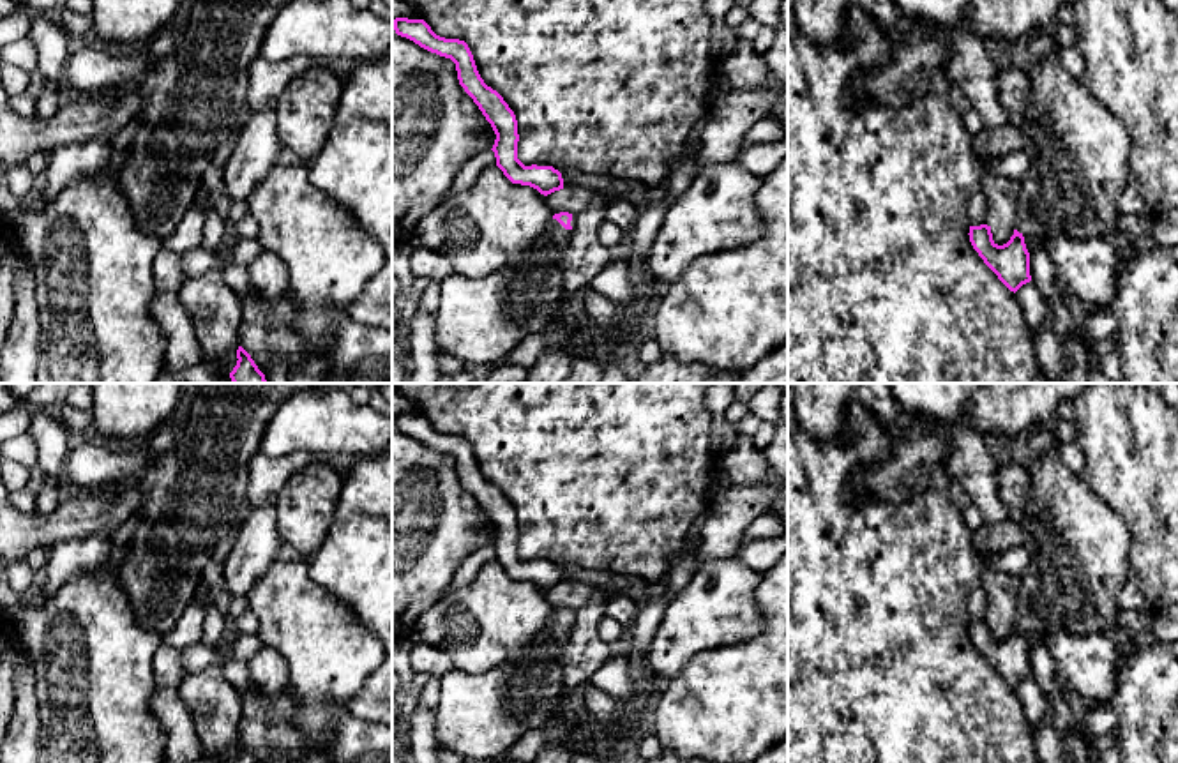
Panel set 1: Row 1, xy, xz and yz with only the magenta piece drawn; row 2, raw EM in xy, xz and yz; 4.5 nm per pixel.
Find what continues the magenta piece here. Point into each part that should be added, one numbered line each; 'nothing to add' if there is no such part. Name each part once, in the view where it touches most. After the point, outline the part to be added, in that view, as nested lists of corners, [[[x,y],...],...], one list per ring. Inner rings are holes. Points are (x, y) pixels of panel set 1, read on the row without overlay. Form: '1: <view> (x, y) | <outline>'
1: xz (479, 716) | [[[556,615],[530,645],[484,673],[452,669],[440,676],[436,705],[436,749],[457,754],[464,763],[495,763],[528,731],[546,724],[565,696],[560,653],[570,636]]]

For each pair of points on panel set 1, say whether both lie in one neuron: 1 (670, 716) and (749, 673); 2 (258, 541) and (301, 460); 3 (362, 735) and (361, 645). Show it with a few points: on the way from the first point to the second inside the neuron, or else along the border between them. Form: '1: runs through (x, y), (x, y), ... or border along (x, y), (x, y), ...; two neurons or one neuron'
1: runs through (689, 716), (714, 709), (730, 693); one neuron
2: runs through (262, 520), (262, 491), (279, 474); one neuron
3: border along (345, 712), (325, 735), (311, 737); two neurons

